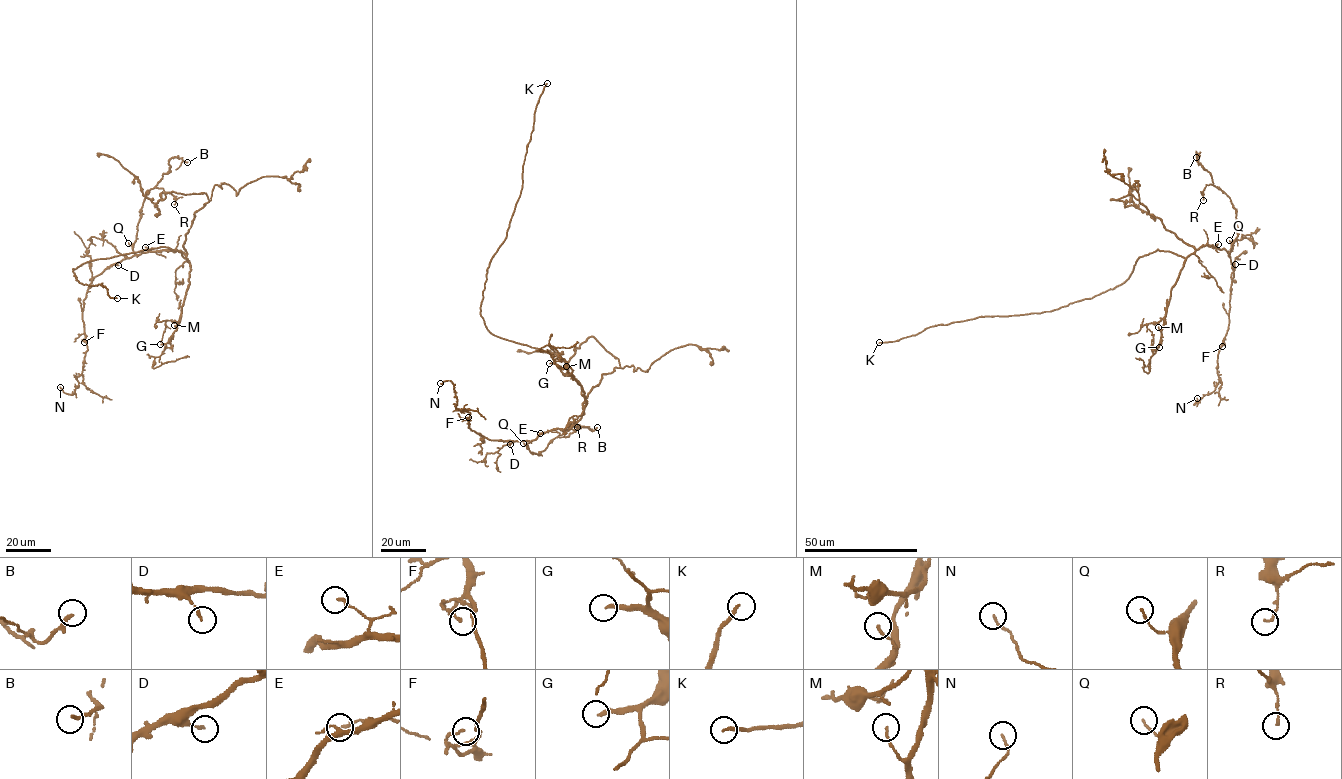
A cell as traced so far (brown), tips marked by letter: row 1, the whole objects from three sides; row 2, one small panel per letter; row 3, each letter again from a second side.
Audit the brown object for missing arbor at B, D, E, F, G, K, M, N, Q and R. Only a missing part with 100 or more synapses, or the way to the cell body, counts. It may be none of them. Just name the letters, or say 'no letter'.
G, K

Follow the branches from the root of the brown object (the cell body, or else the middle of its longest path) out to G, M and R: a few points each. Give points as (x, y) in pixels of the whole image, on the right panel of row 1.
G: (1146, 255), (1157, 249), (1185, 259), (1171, 291), (1159, 347)
M: (1146, 255), (1157, 249), (1185, 259), (1172, 288), (1162, 328), (1160, 330), (1158, 327)
R: (1146, 255), (1157, 249), (1186, 258), (1207, 245), (1229, 251), (1237, 235), (1236, 209), (1211, 184), (1203, 200)

